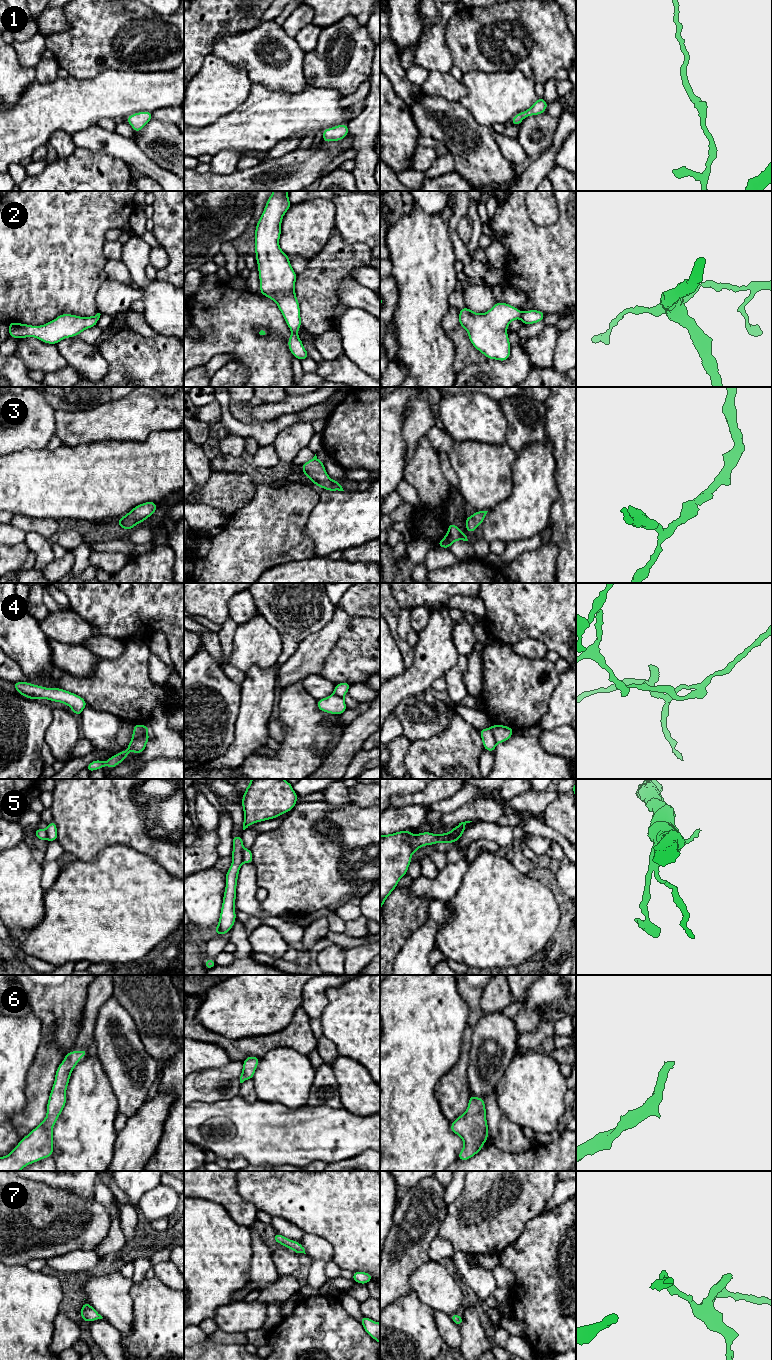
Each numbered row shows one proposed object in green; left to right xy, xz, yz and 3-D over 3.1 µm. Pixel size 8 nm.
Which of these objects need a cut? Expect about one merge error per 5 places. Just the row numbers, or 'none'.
2, 4, 5

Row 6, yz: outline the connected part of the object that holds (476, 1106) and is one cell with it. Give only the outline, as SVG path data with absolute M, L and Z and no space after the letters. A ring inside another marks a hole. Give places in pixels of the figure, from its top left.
M469 1095L469 1103L464 1114L451 1123L451 1131L460 1136L464 1147L458 1154L458 1159L465 1161L476 1155L488 1139L488 1124L486 1120L484 1099Z

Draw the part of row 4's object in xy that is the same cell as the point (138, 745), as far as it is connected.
M147 731L142 737L137 739L132 739L128 744L128 749L123 750L122 752L115 754L111 756L105 763L101 760L94 760L93 762L89 763L86 767L86 769L89 772L92 772L94 770L102 769L105 765L109 768L116 767L119 763L123 762L128 757L128 752L135 752L137 754L140 754L144 751L146 748L146 744L149 741Z

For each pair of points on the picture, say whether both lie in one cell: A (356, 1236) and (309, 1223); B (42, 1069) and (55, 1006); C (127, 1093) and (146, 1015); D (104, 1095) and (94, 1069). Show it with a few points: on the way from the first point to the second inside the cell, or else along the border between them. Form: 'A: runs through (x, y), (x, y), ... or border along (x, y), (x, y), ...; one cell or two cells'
A: runs through (344, 1224), (321, 1223); one cell
B: border along (42, 1036), (50, 1036), (63, 1054); two cells
C: border along (131, 1016), (144, 1049), (153, 1058); two cells
D: runs through (98, 1089), (94, 1085), (94, 1075); one cell

